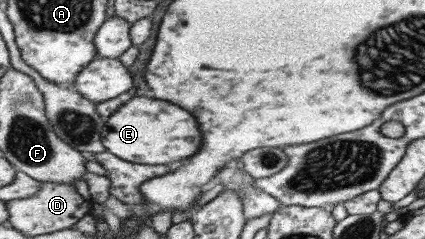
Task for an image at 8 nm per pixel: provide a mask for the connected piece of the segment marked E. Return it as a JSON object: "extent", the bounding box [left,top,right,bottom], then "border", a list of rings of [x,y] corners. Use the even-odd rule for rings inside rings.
{"extent":[102,96,202,165],"border":[[[134,96],[124,103],[114,115],[107,118],[102,133],[106,149],[126,161],[140,162],[146,165],[166,165],[172,161],[188,160],[202,149],[202,129],[198,119],[170,103],[144,96]]]}

